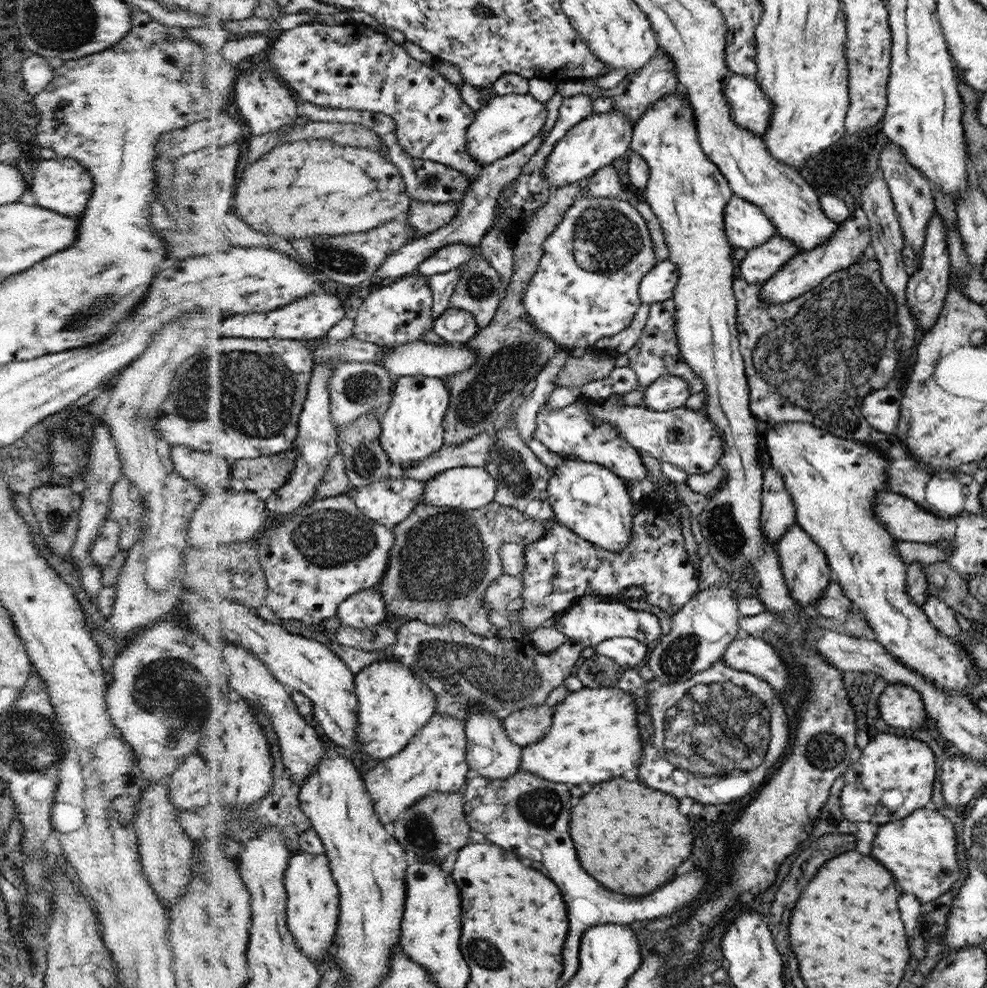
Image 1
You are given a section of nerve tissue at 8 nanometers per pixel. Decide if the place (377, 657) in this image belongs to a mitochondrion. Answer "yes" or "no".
no

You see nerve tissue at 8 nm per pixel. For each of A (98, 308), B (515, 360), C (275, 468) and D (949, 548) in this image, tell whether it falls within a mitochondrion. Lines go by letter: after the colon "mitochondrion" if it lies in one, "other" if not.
A: mitochondrion
B: mitochondrion
C: mitochondrion
D: other

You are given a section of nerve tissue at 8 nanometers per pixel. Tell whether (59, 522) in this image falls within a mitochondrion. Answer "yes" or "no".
yes

